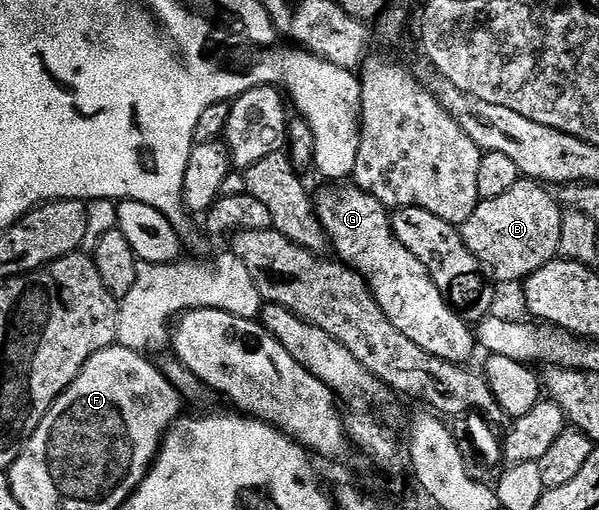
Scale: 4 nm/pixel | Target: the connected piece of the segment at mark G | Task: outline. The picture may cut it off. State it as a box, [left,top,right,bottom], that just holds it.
[314,185,478,364]

